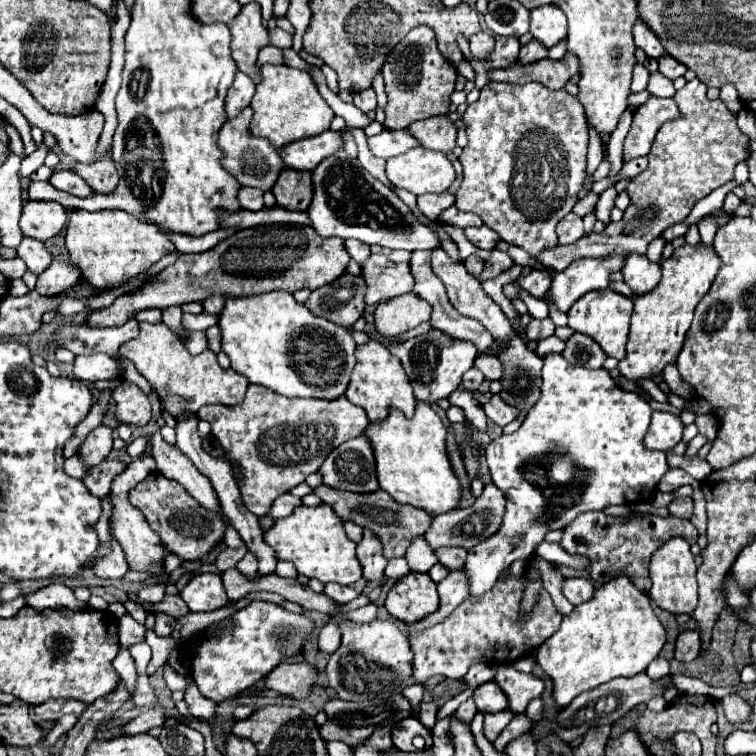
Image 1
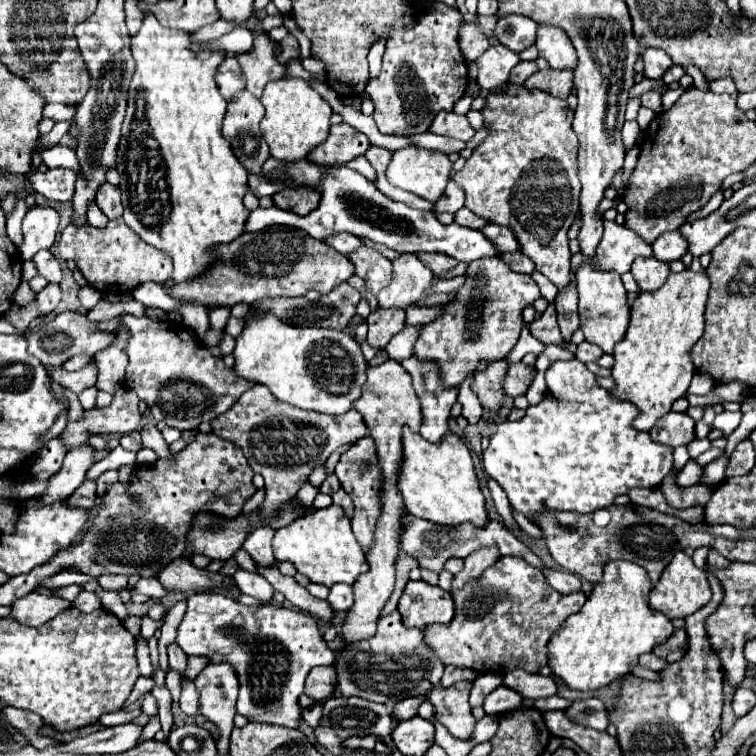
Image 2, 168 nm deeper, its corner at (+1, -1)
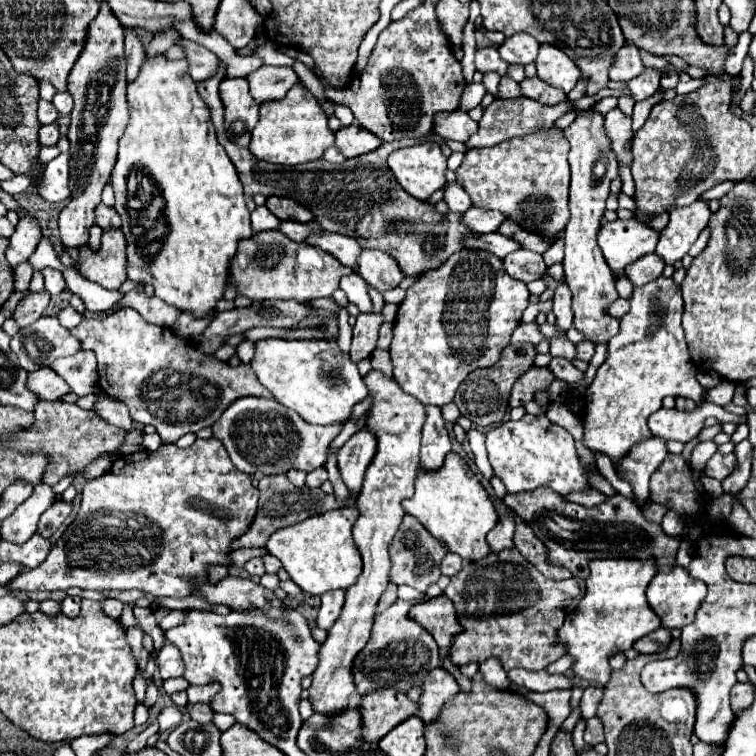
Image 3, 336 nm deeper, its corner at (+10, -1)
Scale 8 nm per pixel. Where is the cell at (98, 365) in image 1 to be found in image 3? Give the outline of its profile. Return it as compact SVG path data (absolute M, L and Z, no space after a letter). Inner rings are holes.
M50 367L28 373L28 389L32 389L32 393L46 401L56 401L70 393L66 381L60 375L56 375Z

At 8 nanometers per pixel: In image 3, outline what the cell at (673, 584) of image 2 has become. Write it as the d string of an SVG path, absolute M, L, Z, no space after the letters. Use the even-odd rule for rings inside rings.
M674 565L656 573L646 595L666 629L682 629L694 621L696 609L706 597L706 585Z

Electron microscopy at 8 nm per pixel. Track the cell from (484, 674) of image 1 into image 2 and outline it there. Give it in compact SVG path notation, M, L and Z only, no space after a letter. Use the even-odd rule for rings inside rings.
M459 681L447 689L439 685L431 689L429 701L435 707L435 719L441 721L447 731L461 741L469 741L473 737L475 719L469 707L469 693L473 689L473 681Z

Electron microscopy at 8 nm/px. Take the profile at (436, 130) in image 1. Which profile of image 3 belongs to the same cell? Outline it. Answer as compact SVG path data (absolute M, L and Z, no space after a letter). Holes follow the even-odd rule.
M452 111L452 113L438 113L434 117L434 133L442 135L444 139L468 141L472 133L476 133L478 123L468 117L466 111Z

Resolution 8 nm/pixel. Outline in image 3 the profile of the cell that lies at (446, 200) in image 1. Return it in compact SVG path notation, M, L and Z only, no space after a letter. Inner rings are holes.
M446 185L446 193L444 193L444 201L448 203L448 209L450 211L468 211L472 207L472 199L470 195L458 187L458 185Z

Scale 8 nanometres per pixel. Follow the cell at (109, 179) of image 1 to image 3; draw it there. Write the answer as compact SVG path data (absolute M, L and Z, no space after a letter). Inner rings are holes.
M100 203L96 207L96 225L100 225L102 231L108 231L108 229L120 229L122 221L120 221L120 215L116 213L116 209Z

